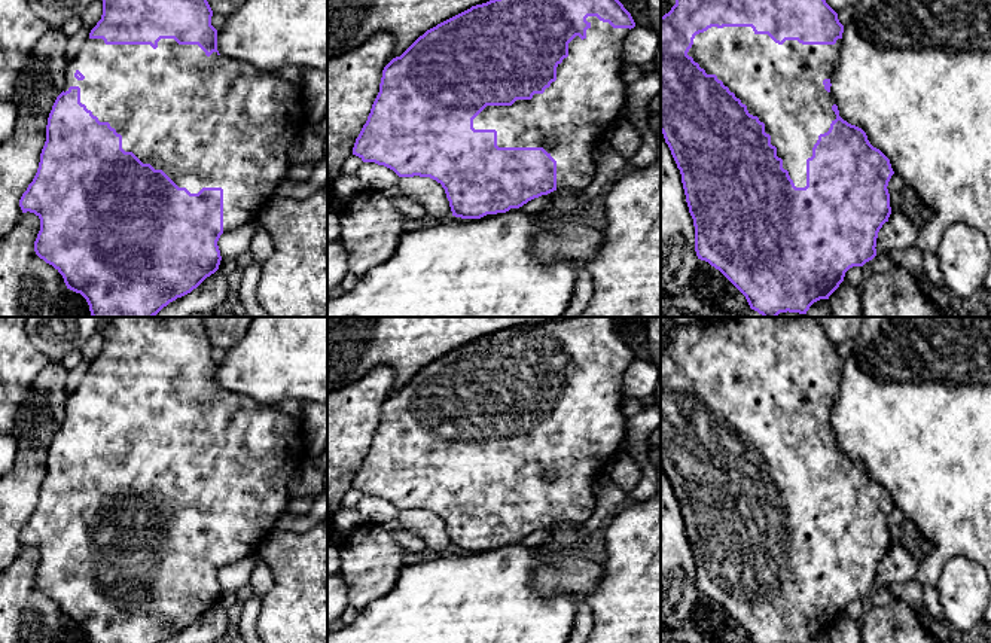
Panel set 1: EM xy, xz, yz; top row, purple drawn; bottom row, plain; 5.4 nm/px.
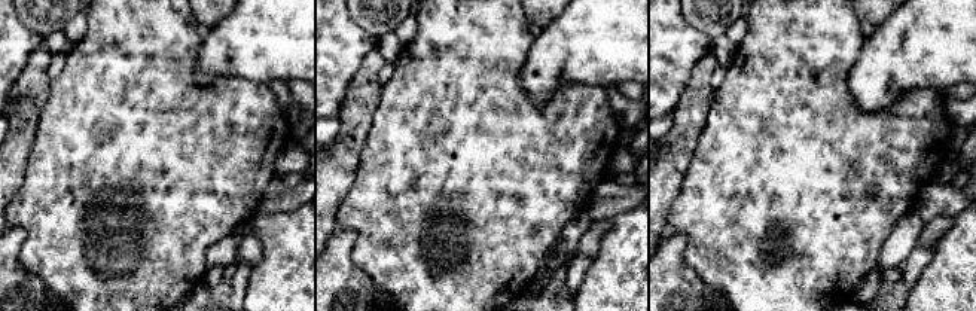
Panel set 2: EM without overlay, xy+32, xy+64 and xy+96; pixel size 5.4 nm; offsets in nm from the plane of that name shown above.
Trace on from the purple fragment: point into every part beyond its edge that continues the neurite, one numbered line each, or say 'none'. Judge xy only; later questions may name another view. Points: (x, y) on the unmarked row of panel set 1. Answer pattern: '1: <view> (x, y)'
1: xy (206, 454)

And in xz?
1: xz (576, 445)

